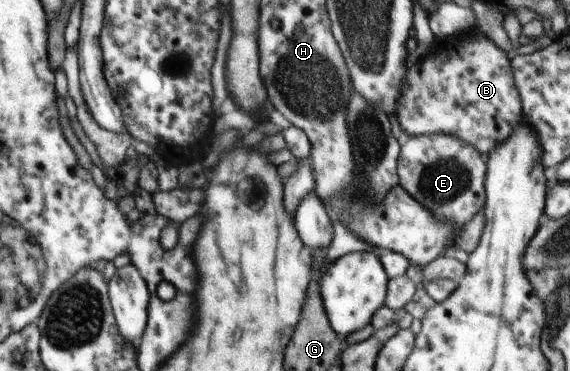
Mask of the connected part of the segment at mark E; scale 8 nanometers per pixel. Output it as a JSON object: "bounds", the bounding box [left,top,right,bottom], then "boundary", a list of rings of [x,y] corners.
{"bounds":[397,133,487,227],"boundary":[[[432,133],[432,135],[412,135],[401,146],[397,159],[397,173],[402,186],[420,205],[424,205],[428,211],[434,213],[436,219],[448,223],[454,221],[454,225],[462,227],[467,221],[482,209],[486,203],[485,177],[487,165],[485,157],[478,153],[476,147],[464,143],[456,135],[448,133]]]}

